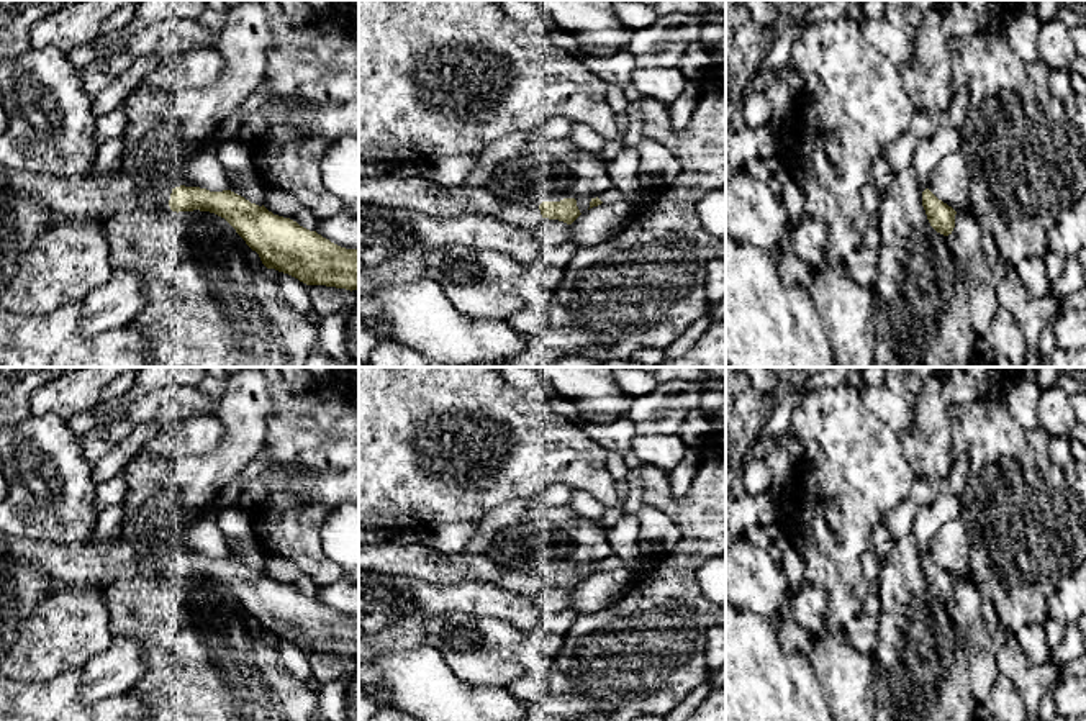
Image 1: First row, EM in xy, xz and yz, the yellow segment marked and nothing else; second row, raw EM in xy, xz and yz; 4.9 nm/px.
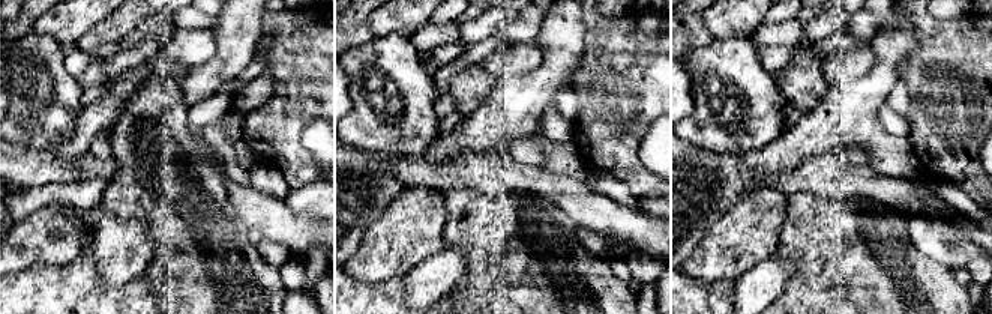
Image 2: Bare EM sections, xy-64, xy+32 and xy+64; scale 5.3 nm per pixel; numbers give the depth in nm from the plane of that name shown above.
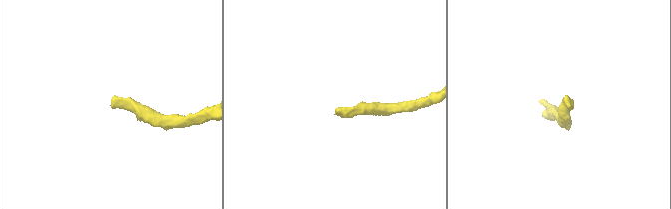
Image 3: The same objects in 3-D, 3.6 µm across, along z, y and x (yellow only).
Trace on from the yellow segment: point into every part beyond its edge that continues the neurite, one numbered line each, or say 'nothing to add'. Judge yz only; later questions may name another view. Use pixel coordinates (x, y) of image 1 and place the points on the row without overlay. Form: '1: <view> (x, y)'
nothing to add

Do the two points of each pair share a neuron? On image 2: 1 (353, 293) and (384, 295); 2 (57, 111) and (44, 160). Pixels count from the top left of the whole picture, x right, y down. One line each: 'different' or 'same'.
1: same
2: different

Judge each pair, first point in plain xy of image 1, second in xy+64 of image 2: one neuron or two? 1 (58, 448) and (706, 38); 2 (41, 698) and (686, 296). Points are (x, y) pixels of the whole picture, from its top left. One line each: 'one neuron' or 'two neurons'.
1: two neurons
2: one neuron

